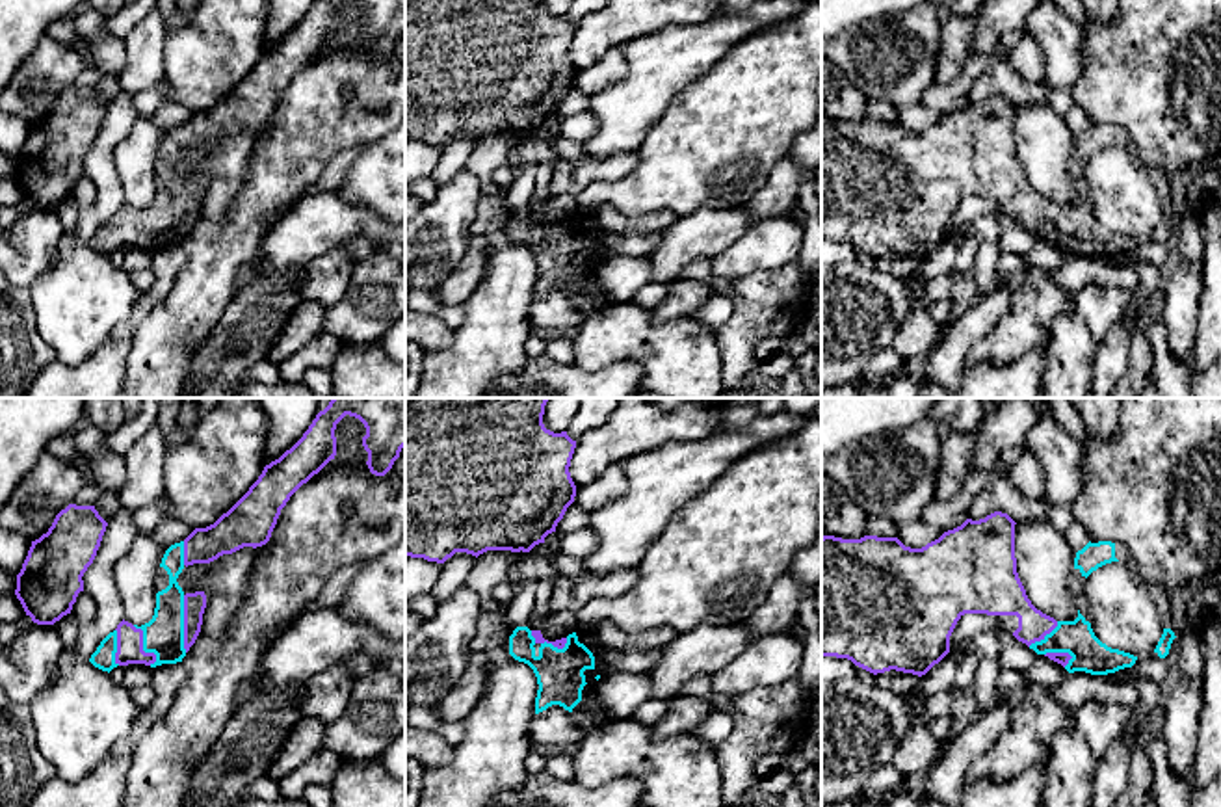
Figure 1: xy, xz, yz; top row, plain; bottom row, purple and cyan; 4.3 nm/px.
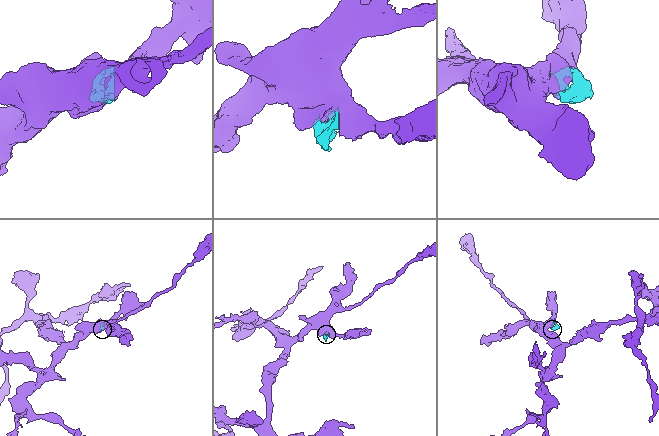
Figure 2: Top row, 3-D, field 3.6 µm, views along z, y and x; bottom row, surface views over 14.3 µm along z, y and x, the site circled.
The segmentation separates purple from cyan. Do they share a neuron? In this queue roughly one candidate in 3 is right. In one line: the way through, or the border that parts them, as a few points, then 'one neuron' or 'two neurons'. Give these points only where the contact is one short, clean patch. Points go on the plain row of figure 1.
one neuron

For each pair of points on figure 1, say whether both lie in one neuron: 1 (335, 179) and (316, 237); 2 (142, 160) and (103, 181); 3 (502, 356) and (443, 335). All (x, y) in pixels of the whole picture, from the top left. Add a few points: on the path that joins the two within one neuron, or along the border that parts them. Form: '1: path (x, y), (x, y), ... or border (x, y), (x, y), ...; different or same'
1: border (337, 188), (303, 196); different
2: border (131, 132), (116, 147), (121, 201); different
3: border (454, 330), (454, 339), (448, 344), (426, 352); different

